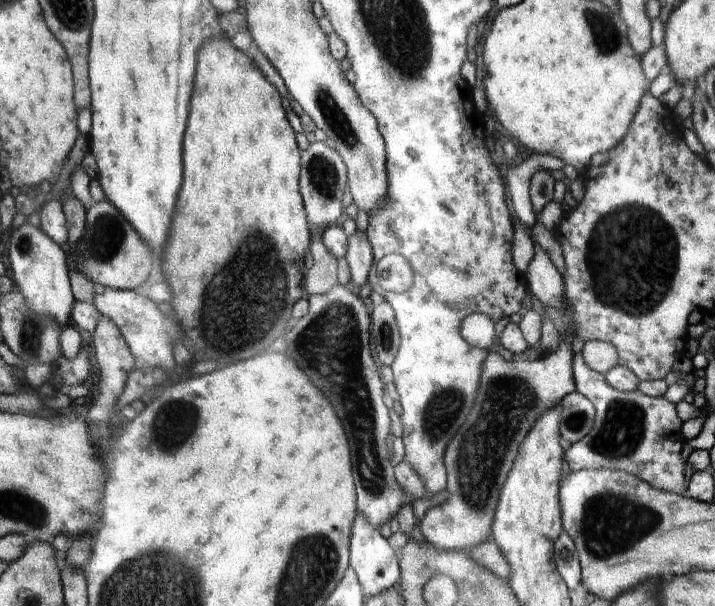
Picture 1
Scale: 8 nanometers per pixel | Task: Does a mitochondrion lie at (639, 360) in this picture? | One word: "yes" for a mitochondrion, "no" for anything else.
no

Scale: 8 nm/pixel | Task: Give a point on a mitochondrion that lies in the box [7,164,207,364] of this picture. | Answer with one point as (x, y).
(108, 237)

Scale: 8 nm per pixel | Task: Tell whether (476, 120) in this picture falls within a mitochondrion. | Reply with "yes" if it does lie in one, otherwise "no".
no

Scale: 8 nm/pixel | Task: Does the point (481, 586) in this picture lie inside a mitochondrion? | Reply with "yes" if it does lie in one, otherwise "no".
no

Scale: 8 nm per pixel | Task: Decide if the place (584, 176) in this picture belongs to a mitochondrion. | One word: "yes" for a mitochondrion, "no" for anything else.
no

